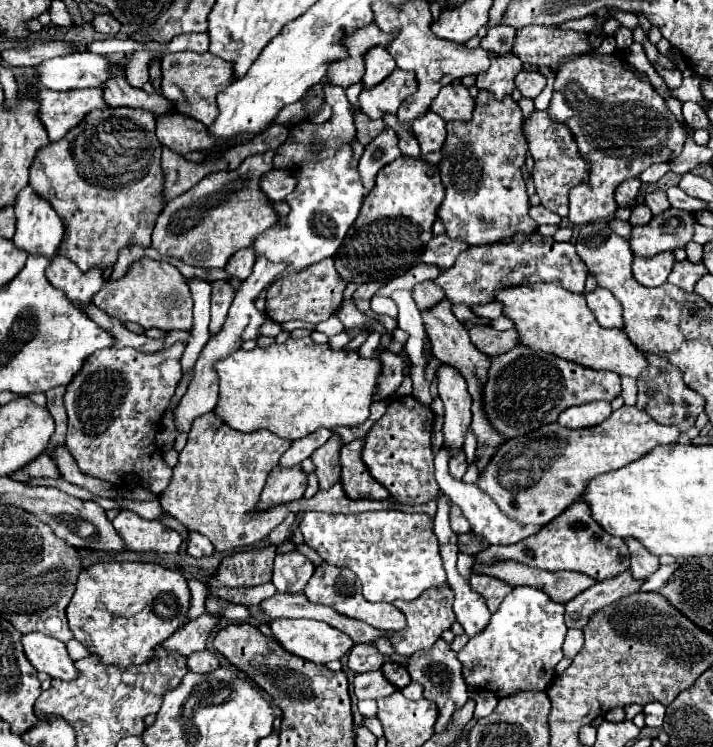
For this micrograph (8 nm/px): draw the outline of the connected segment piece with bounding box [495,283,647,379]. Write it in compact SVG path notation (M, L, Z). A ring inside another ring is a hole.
M559 283L517 285L495 291L497 301L503 305L503 315L515 323L517 343L529 349L553 353L561 359L573 361L589 369L607 369L617 375L637 379L647 367L645 355L629 341L625 331L603 329L591 315L585 295L565 291Z

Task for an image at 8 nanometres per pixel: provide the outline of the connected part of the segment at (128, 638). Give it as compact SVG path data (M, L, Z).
M99 563L79 575L77 591L67 607L67 619L73 637L81 641L91 655L97 655L101 663L113 663L129 669L133 665L149 663L155 657L155 647L189 623L189 603L191 591L187 587L187 579L177 571L155 563Z

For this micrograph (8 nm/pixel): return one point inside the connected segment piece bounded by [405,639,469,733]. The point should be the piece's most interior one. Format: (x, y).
(438, 669)

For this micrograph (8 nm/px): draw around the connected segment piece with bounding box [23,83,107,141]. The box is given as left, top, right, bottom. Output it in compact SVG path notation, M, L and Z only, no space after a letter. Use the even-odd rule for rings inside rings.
M39 83L31 85L23 93L39 103L37 117L43 123L51 141L61 139L69 129L73 129L91 109L105 109L101 89L69 89L69 91L49 91Z

